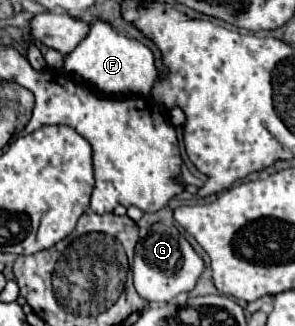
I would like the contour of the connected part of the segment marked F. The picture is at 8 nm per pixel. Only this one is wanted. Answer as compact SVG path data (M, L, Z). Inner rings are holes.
M91 16L89 34L77 44L77 48L63 58L63 70L75 78L87 80L97 92L111 96L149 96L157 78L161 76L155 66L155 56L139 40L131 40L113 30L113 26L101 16Z

